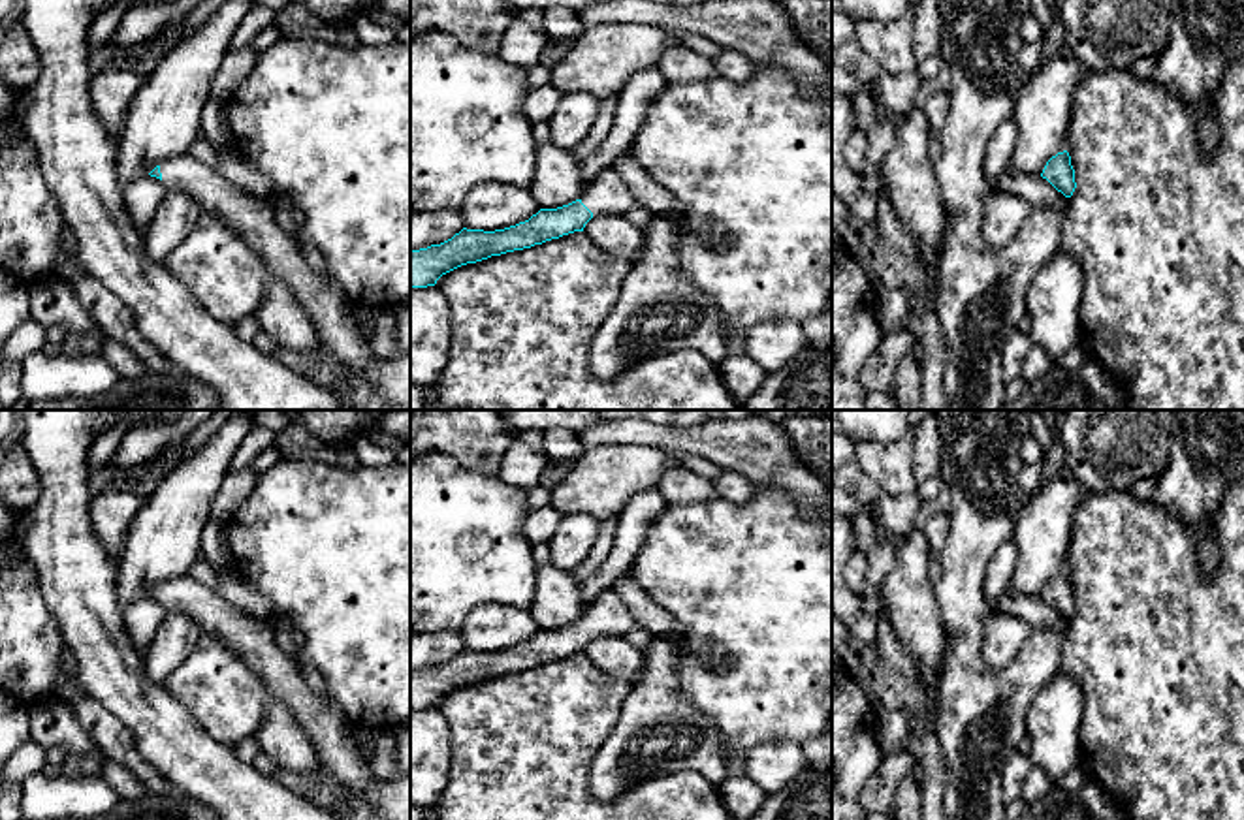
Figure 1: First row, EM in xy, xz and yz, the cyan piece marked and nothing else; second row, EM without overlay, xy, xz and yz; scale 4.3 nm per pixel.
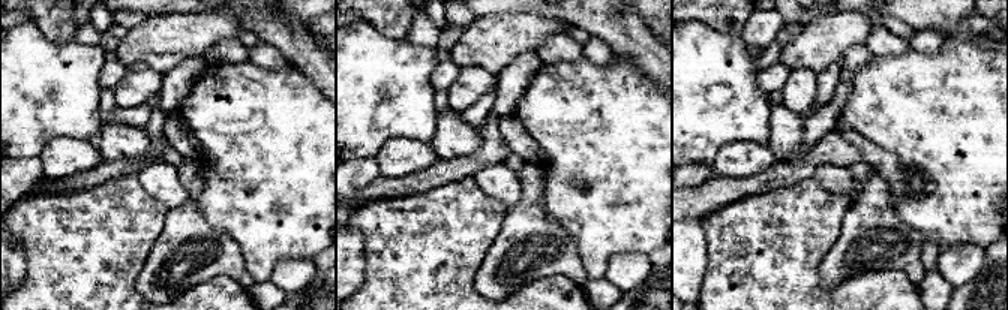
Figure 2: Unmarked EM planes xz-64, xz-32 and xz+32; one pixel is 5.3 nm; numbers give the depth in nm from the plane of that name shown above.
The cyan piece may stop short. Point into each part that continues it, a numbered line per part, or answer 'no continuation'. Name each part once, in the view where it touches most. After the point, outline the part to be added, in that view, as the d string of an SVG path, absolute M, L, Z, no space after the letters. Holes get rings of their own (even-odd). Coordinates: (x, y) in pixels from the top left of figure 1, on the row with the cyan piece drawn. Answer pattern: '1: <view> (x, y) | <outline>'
1: xz (608, 194) | M614 167L600 171L598 179L583 192L582 203L593 213L593 216L627 214L640 205Z

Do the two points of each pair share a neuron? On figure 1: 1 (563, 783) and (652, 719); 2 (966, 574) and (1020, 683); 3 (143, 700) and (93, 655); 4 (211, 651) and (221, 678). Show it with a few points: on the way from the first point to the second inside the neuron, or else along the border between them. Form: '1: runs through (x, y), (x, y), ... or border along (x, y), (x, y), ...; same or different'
1: border along (614, 723), (590, 770), (590, 792), (597, 800); different
2: runs through (966, 608), (966, 653), (987, 674); same
3: runs through (130, 693), (106, 668); same
4: runs through (211, 657), (215, 672); same

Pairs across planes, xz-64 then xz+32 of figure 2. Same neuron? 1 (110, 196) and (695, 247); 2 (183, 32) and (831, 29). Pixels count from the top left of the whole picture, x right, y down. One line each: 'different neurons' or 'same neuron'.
1: different neurons
2: same neuron

